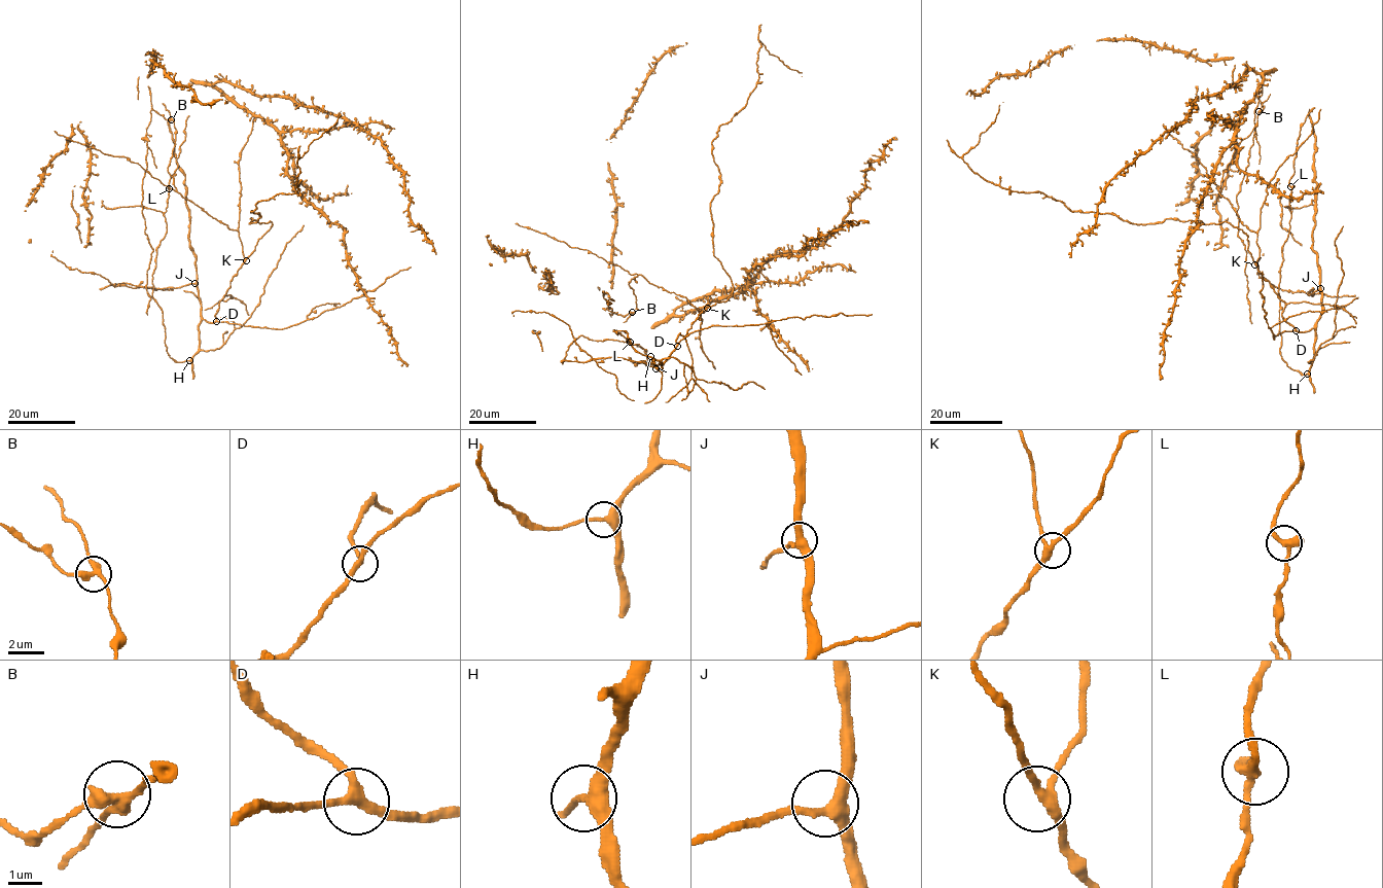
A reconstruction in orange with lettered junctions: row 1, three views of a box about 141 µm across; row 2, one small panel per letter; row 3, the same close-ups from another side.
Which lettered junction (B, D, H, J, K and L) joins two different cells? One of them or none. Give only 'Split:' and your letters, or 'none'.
Split: B

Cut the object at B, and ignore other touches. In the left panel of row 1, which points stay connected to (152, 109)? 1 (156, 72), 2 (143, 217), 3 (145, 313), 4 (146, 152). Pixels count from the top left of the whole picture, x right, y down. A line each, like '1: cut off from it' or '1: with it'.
1: cut off from it
2: with it
3: with it
4: with it

